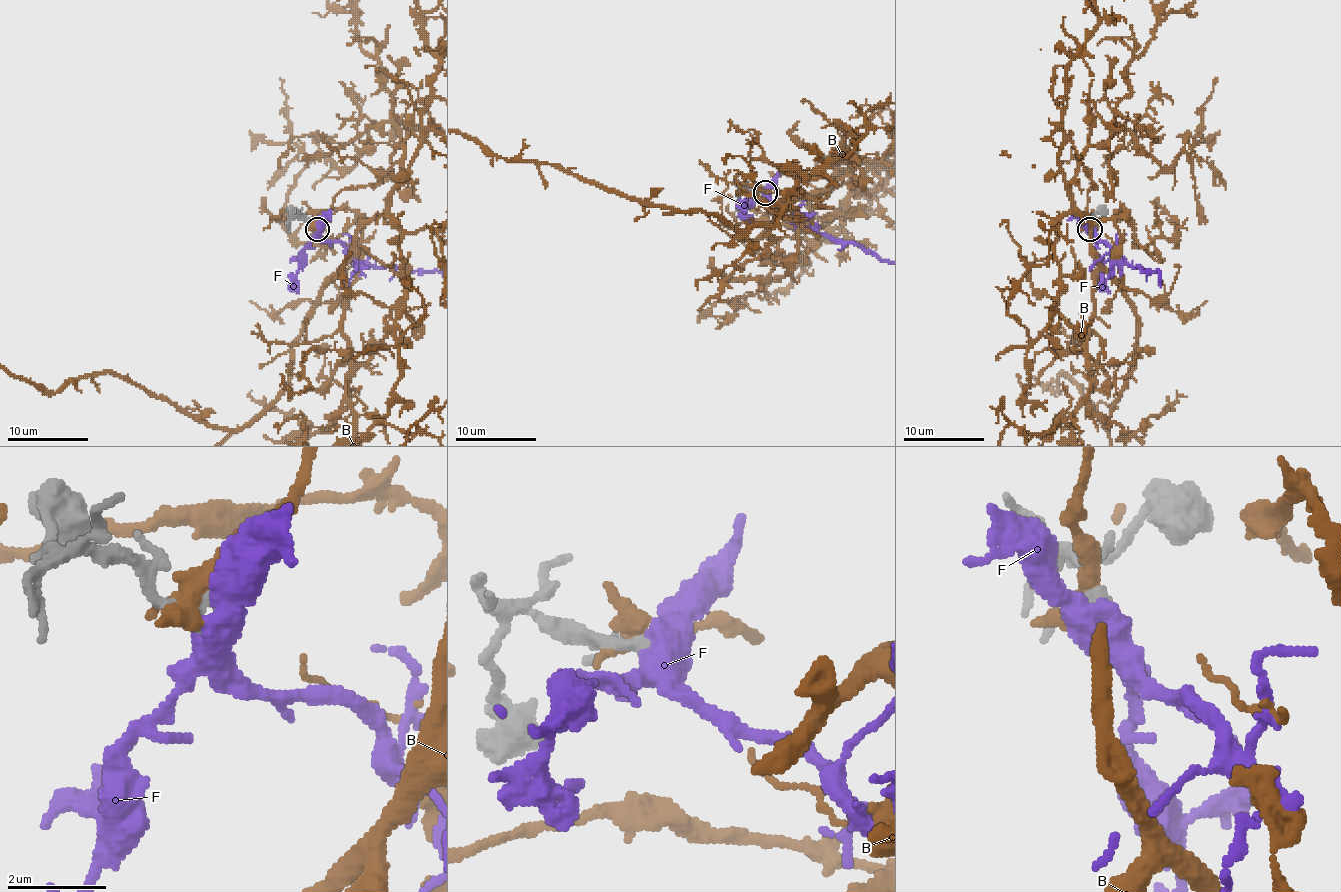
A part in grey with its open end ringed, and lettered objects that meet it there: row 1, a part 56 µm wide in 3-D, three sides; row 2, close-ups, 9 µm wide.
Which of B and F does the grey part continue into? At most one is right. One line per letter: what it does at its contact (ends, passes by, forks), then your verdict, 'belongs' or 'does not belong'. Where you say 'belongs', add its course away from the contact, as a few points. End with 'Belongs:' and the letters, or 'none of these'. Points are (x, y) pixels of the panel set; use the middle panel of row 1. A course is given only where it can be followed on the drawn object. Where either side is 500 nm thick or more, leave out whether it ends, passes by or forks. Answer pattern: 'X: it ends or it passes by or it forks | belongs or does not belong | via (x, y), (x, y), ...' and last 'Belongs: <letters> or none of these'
B: it passes by | does not belong
F: it forks | belongs
Belongs: F

